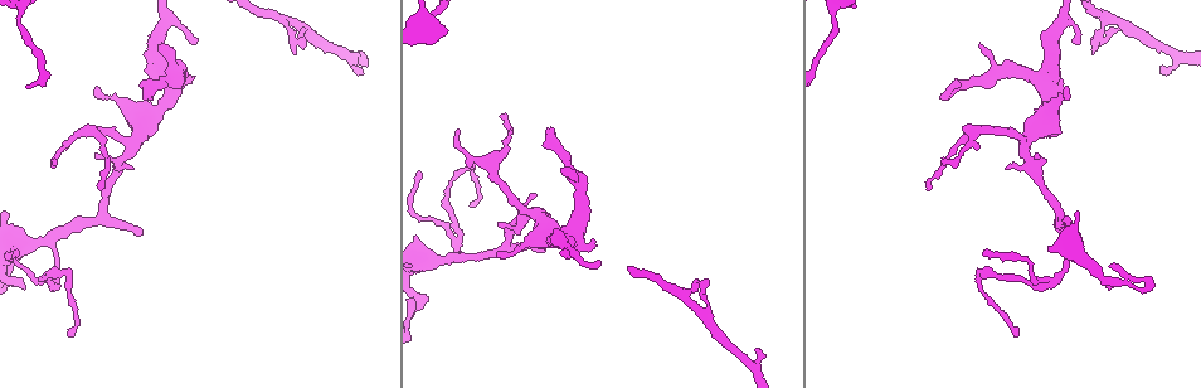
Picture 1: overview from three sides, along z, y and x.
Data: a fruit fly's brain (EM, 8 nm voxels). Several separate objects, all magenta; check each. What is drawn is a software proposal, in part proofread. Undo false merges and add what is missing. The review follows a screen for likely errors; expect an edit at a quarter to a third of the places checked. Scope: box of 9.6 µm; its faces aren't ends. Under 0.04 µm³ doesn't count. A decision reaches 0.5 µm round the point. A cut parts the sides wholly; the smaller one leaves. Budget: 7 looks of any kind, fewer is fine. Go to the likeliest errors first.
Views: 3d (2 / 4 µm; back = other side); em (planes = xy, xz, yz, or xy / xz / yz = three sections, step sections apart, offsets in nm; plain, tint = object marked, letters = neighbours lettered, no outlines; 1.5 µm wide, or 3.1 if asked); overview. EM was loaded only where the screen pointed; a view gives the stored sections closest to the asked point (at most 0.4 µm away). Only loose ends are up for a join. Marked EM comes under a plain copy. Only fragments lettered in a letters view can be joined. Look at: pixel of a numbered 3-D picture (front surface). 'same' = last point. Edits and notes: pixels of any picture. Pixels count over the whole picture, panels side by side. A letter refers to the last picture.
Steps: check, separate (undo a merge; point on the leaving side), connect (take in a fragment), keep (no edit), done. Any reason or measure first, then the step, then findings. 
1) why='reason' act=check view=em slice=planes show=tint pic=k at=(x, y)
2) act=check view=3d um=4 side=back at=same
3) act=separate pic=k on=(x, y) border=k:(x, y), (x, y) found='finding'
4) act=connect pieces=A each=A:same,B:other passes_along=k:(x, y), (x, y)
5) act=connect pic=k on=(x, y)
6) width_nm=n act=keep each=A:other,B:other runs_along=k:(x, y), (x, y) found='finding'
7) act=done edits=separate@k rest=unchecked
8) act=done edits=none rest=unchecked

why='an open end' act=check view=3d um=4 pic=1 at=(1091, 51)

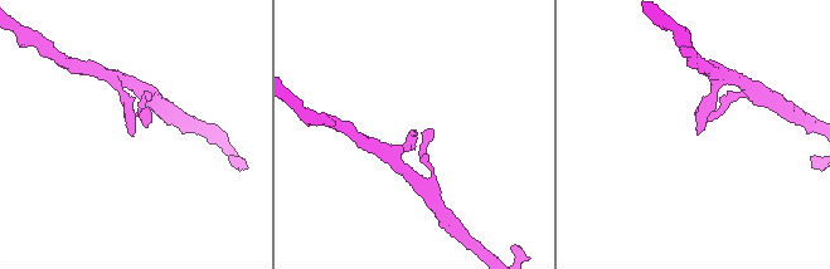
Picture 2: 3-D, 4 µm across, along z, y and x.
why='need the tissue' act=check view=em slice=planes show=letters pic=2 at=(414, 133)

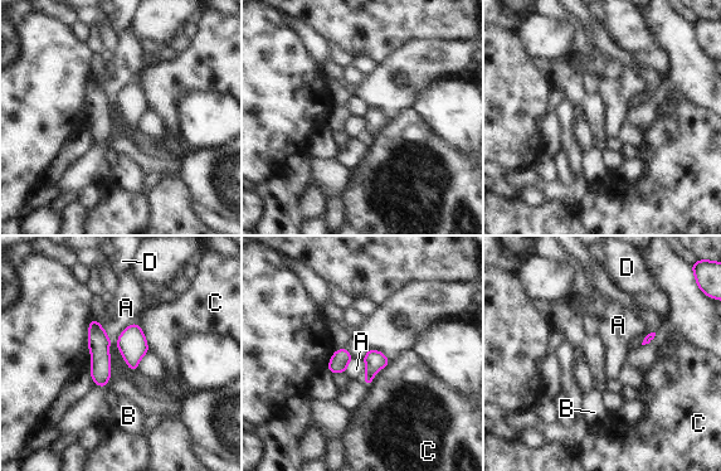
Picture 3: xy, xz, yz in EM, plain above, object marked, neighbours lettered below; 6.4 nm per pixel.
act=keep each=A:other,B:other,C:other,D:other border=3:(137, 321), (120, 334), (116, 344) found='no lettered fragment goes on from it'

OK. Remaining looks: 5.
why='branch stops here' act=check view=em slice=planes show=letters pic=1 at=(359, 71)

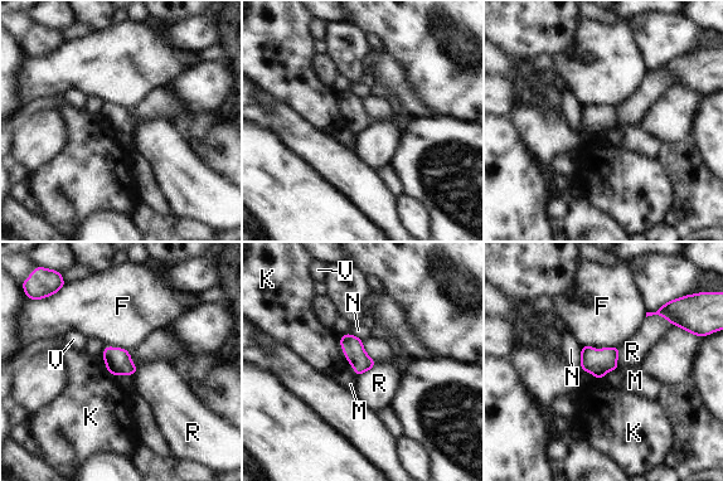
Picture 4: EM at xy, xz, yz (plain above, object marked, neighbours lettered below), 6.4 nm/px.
act=keep each=F:other,K:other,M:other,N:other,R:other,V:other border=4:(646, 316), (661, 315), (671, 325) found='no lettered fragment goes on from it'

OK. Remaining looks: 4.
act=check view=em slice=planes show=letters pic=1 at=(473, 206)

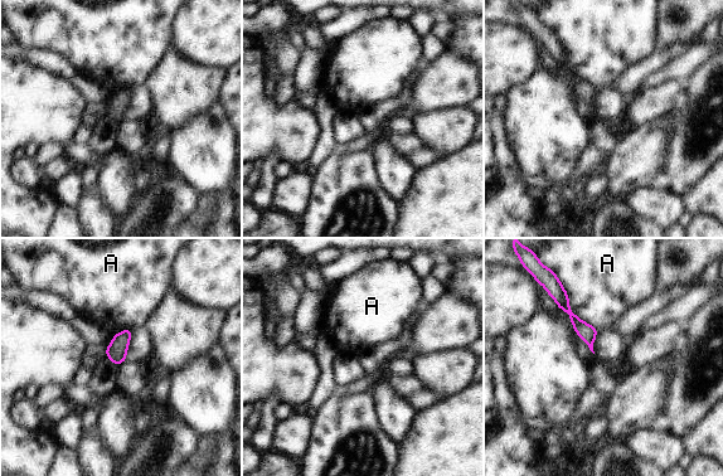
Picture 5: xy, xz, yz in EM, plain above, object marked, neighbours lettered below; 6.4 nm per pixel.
width_nm=90 act=keep each=A:other border=5:(556, 276), (569, 309), (597, 329) found='none of them fits'

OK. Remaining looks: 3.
act=done edits=none rest=unchecked

